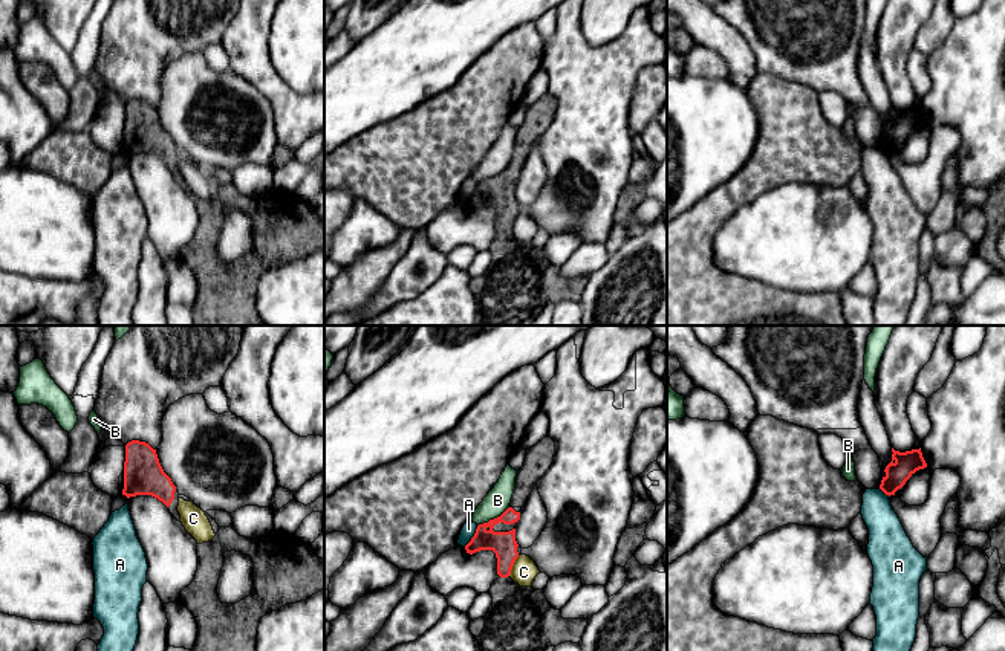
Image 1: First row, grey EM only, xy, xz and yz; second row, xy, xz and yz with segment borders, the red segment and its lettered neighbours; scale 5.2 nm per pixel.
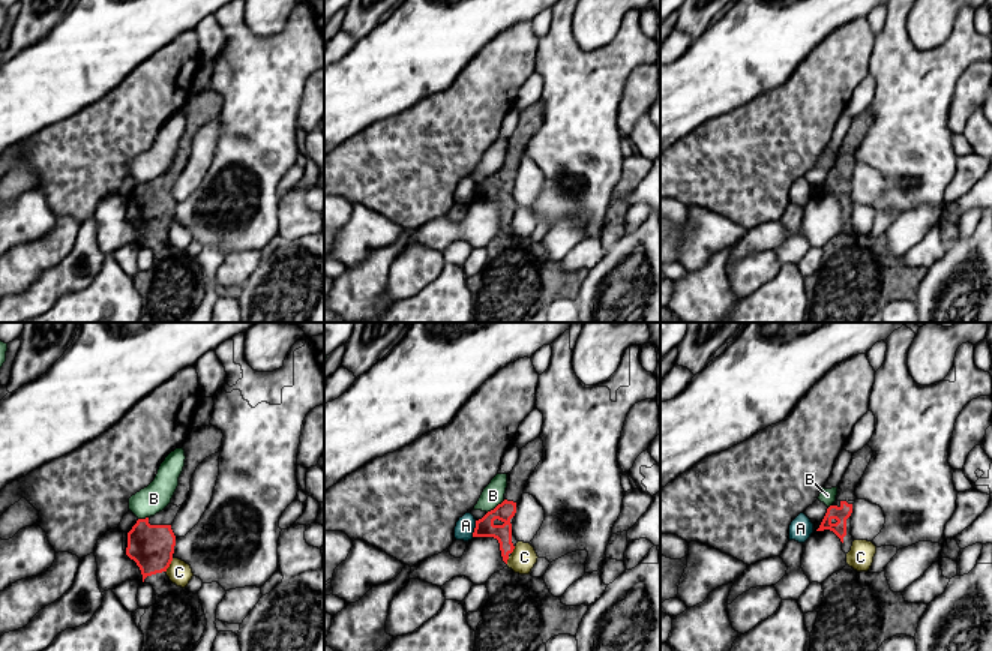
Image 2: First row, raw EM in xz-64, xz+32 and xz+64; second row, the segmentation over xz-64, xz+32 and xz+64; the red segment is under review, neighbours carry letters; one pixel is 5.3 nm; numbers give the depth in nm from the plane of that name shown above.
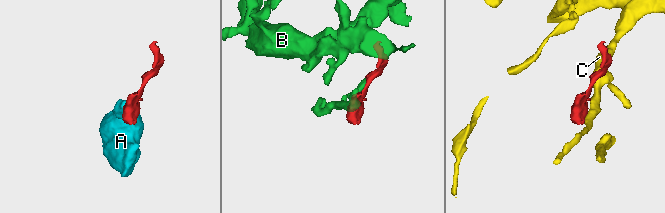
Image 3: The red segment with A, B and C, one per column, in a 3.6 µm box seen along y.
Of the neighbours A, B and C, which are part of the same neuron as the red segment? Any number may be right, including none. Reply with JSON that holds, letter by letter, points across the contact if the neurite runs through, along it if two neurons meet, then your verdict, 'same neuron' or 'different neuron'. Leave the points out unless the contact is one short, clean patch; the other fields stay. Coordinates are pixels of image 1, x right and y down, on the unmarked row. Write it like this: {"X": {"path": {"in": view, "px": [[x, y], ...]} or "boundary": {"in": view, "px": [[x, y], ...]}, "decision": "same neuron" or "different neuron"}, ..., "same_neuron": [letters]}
{"A": {"boundary": {"in": "xz", "px": [[478, 184], [473, 194], [464, 204]]}, "decision": "different neuron"}, "B": {"decision": "different neuron"}, "C": {"boundary": {"in": "xz", "px": [[519, 213], [507, 234]]}, "decision": "different neuron"}, "same_neuron": []}

